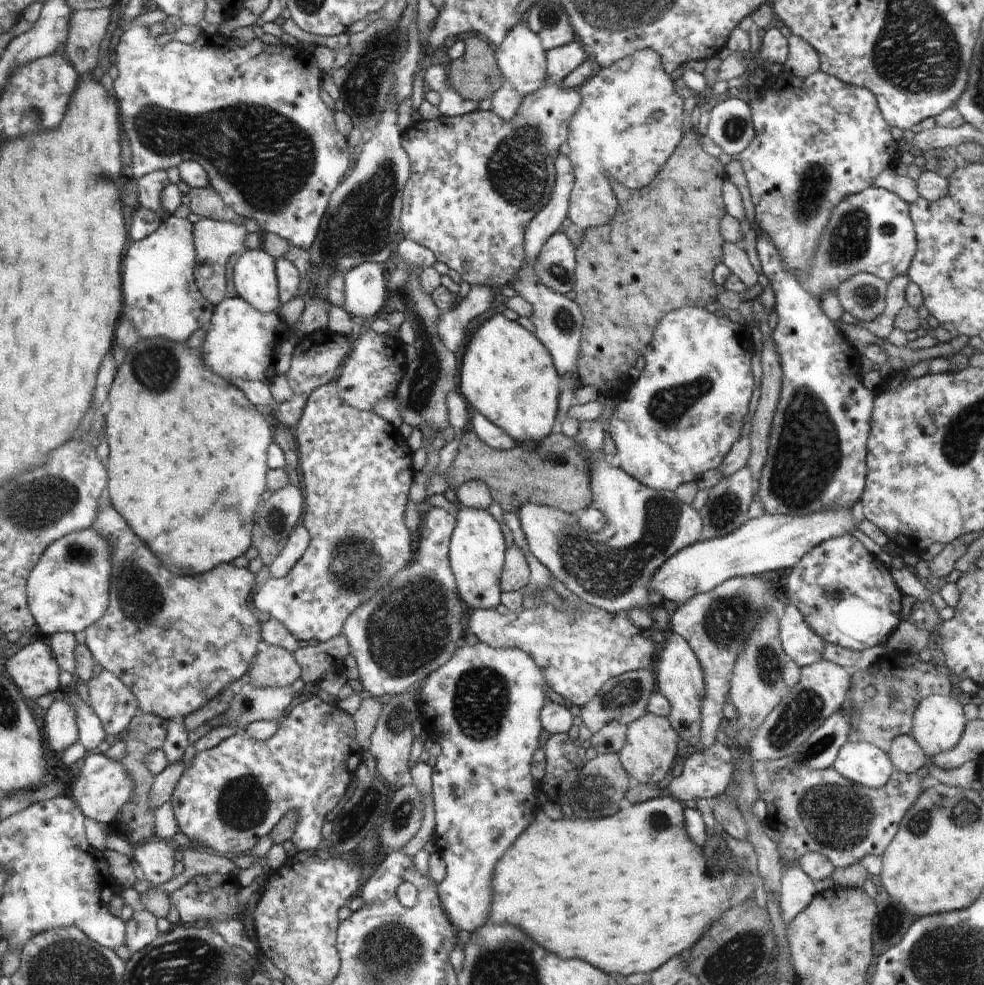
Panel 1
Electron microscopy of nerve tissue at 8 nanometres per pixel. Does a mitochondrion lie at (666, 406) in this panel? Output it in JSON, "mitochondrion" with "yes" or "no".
{"mitochondrion":"yes"}

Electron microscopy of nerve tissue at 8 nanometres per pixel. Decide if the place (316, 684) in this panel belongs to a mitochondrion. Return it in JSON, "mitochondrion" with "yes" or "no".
{"mitochondrion":"no"}

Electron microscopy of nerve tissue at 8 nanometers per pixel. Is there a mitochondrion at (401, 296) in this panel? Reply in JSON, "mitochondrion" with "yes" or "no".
{"mitochondrion":"yes"}

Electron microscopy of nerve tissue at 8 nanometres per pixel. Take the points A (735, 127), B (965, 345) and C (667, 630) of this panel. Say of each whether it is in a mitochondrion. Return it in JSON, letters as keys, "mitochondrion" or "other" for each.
{"A":"mitochondrion","B":"other","C":"other"}

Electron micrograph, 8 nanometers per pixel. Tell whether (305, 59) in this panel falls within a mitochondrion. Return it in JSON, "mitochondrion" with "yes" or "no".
{"mitochondrion":"no"}

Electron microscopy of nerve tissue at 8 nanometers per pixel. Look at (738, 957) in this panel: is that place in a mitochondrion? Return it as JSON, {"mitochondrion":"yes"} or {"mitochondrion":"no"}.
{"mitochondrion":"yes"}

